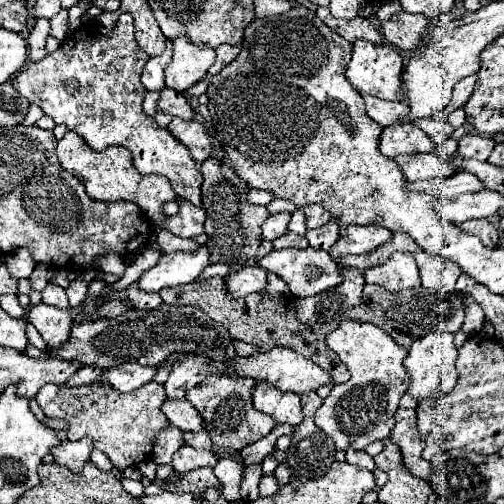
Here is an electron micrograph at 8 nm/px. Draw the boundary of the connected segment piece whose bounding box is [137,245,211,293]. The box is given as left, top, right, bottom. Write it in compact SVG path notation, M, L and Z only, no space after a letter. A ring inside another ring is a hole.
M201 245L193 253L163 253L159 263L153 269L145 271L137 283L143 291L157 293L163 287L191 283L191 279L197 279L207 265L211 265L211 253L207 245Z

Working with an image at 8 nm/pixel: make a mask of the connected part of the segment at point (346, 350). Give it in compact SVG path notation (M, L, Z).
M341 321L341 325L327 333L325 337L327 347L339 355L339 359L347 365L351 379L343 385L335 385L331 393L323 399L323 405L315 413L315 425L323 429L329 437L333 437L335 447L345 451L347 445L353 445L353 449L365 449L369 443L375 439L387 439L395 425L395 411L399 407L401 395L407 391L407 369L403 367L403 359L407 357L407 349L403 349L399 343L391 339L391 335L383 333L379 327L371 323L361 323L361 321Z

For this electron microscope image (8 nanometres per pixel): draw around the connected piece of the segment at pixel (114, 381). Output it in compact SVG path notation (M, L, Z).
M123 363L119 367L113 369L105 369L99 377L101 383L107 383L111 387L115 387L117 391L129 393L133 389L143 387L145 383L151 381L151 377L157 373L157 367L141 367L137 363Z

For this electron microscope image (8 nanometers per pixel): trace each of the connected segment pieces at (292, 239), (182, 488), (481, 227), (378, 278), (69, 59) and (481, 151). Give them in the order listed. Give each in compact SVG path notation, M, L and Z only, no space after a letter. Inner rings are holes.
M291 231L285 233L285 235L281 235L281 237L277 237L273 241L273 245L275 245L275 249L283 249L283 247L299 247L299 249L305 249L305 247L309 247L309 243L307 243L305 237L299 237L299 235L291 233Z
M209 467L187 471L181 475L181 479L177 479L177 481L165 479L163 483L171 485L169 491L175 491L175 493L189 493L191 491L191 495L195 495L195 499L199 499L199 503L203 501L203 495L209 487L219 487L219 481L213 475L213 469L209 469Z
M487 219L467 221L467 223L461 225L461 229L467 231L467 233L471 233L471 235L477 235L483 241L483 245L487 245L487 247L495 247L497 241L499 241L497 227L491 221L487 221Z
M395 253L387 263L371 267L365 271L365 281L385 287L387 291L401 291L401 289L415 289L421 285L417 263L413 255Z
M123 13L115 27L105 29L101 23L87 23L71 31L71 35L65 37L61 47L47 57L43 57L37 63L29 63L19 75L11 79L11 85L29 101L43 109L45 115L49 115L57 125L65 125L69 131L75 131L85 139L87 145L93 147L93 151L103 151L109 145L121 145L127 147L133 155L133 163L139 173L149 175L165 175L171 181L173 191L189 199L195 207L201 207L201 181L203 175L199 166L189 155L187 147L183 147L175 137L169 133L169 129L161 129L151 117L143 113L143 95L145 87L141 83L141 71L147 63L149 55L137 47L137 41L133 37L133 19L129 13Z
M465 135L465 137L459 139L459 155L465 157L465 159L487 161L493 147L495 147L495 141L485 139L481 135Z

